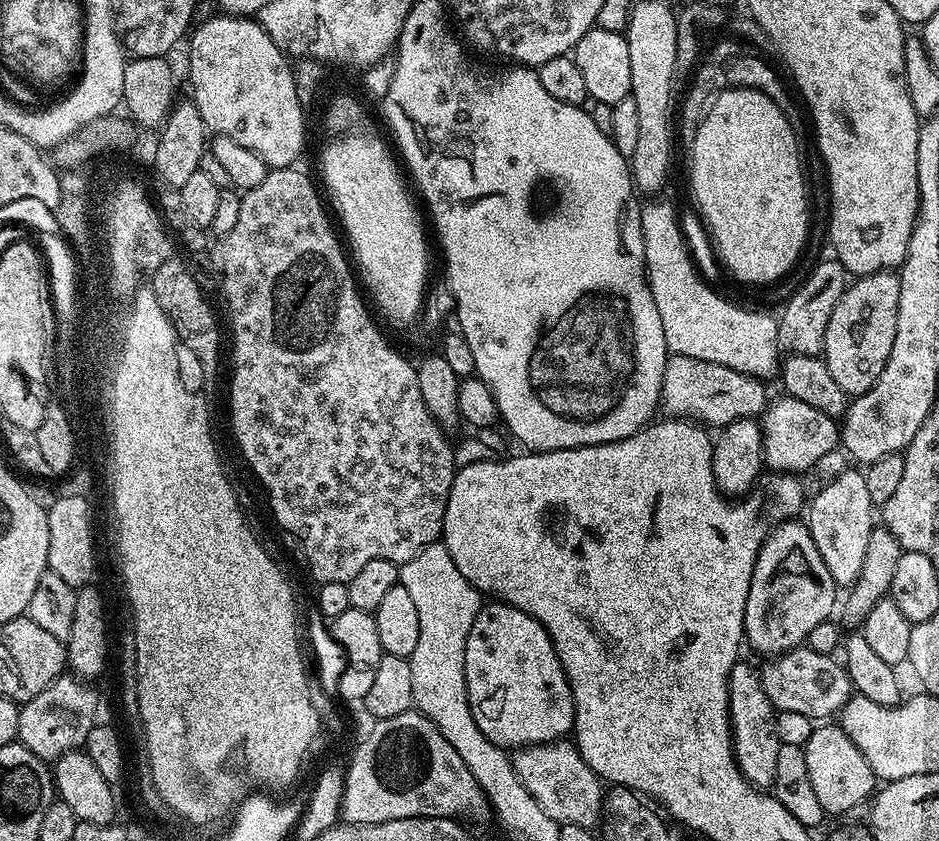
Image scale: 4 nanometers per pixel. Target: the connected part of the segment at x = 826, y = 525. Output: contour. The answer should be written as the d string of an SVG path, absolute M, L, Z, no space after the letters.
M853 468L846 470L834 477L814 498L809 501L806 516L806 523L814 538L815 546L826 562L827 569L830 570L831 577L834 578L837 585L850 586L861 573L862 562L865 561L866 545L869 542L869 536L874 527L872 521L872 512L874 506L870 502L870 493L867 491L867 485L863 471Z

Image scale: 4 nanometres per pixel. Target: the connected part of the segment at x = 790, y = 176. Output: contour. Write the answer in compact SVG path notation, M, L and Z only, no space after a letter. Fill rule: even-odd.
M728 88L708 105L704 121L690 140L695 207L710 233L719 263L744 284L767 286L787 277L808 240L808 192L804 189L800 144L788 115L758 90Z

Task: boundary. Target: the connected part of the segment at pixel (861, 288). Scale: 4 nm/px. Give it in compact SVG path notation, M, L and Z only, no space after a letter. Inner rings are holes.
M895 271L875 272L869 276L853 279L845 287L844 292L838 298L834 310L830 314L830 322L826 322L826 338L822 359L834 382L842 386L849 397L861 396L886 370L886 362L890 358L890 350L894 346L894 334L898 330L898 290L900 289L900 277Z

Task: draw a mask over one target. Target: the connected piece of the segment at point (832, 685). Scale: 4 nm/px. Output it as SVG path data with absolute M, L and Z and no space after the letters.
M809 646L792 648L789 652L781 652L773 655L772 660L765 668L759 669L760 681L766 690L766 698L776 707L777 712L790 710L794 714L806 714L814 722L824 722L829 718L835 717L843 708L845 702L854 695L854 689L848 677L847 667L836 660L831 660L824 652L815 652Z

